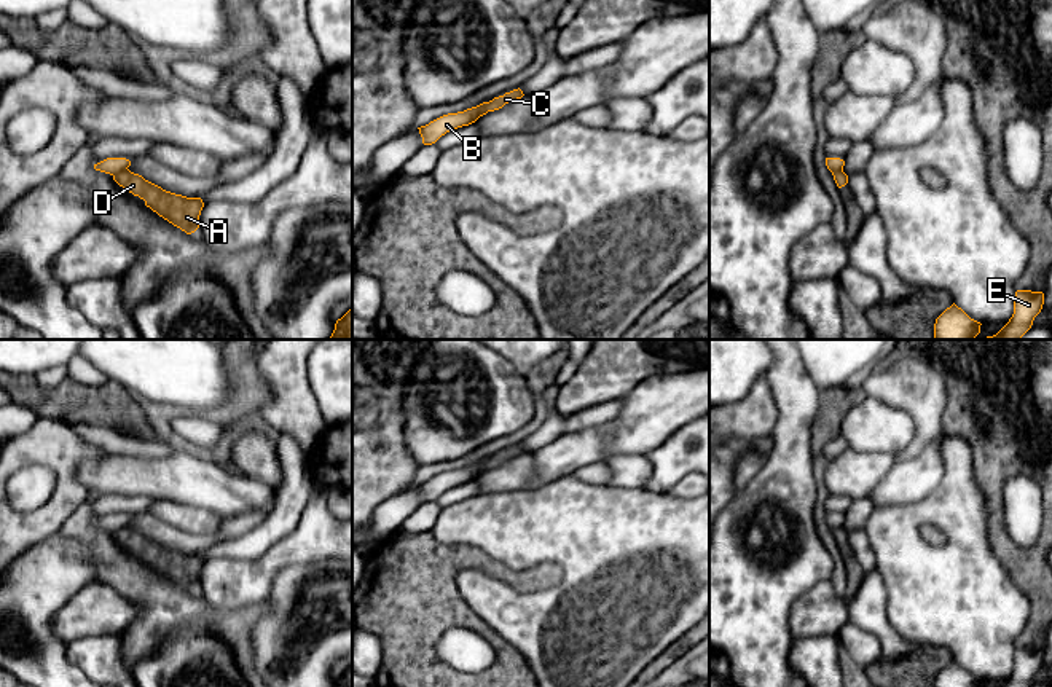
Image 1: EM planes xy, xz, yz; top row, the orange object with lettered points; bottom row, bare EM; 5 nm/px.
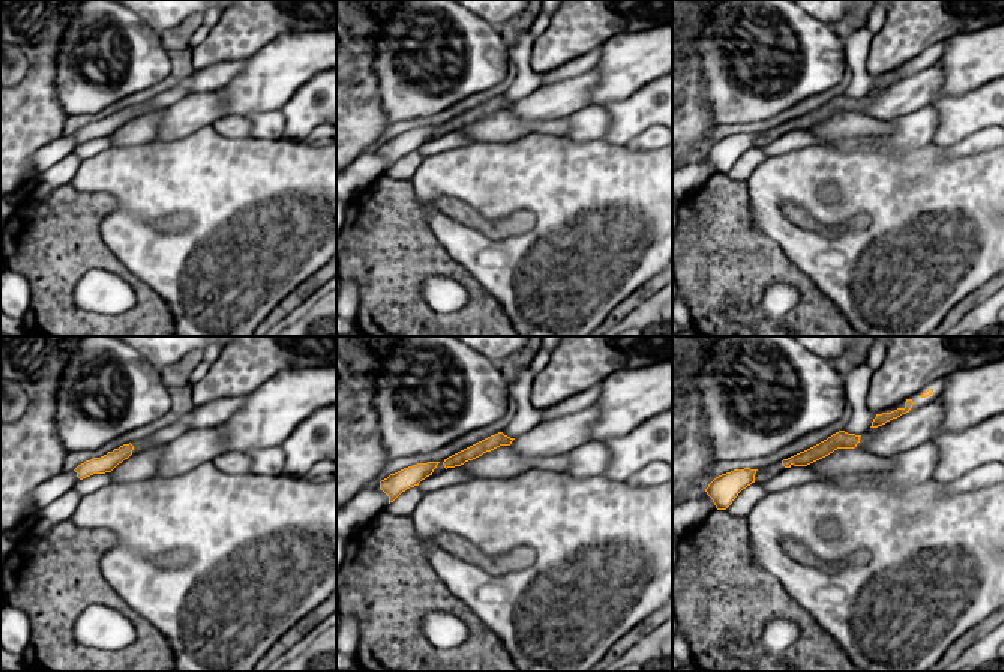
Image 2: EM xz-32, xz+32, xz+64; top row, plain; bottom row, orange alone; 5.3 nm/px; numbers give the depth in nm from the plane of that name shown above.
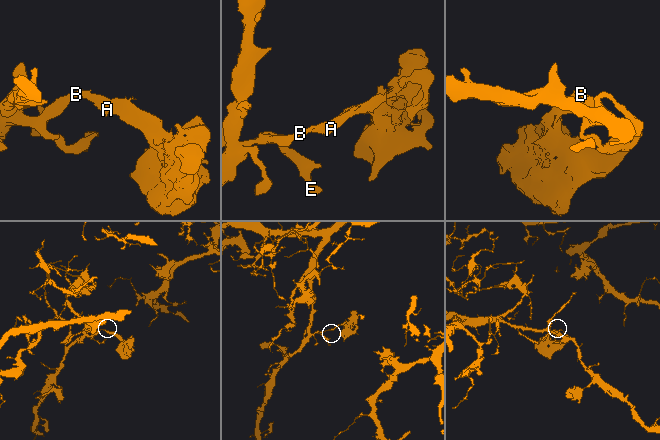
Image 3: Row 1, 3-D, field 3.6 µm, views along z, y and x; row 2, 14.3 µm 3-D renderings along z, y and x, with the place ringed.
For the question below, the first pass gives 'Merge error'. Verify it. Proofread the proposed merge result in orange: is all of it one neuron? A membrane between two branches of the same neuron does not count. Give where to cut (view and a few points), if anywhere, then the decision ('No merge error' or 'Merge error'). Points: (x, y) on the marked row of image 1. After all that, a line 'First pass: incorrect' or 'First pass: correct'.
Split along xz (488, 102), (478, 110), (477, 117). Merge error
First pass: correct

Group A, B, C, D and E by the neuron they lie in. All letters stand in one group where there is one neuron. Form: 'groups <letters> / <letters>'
groups A C D / B E

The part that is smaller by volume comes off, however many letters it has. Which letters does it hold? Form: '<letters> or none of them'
A, C, D

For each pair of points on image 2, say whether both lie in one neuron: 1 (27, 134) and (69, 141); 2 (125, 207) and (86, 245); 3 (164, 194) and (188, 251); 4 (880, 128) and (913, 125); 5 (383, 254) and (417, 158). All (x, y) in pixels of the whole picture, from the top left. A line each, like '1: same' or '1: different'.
1: different
2: different
3: same
4: different
5: different

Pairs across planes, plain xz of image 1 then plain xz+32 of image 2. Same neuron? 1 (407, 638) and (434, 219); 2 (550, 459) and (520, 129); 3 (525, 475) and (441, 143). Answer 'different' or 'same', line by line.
1: different
2: different
3: different

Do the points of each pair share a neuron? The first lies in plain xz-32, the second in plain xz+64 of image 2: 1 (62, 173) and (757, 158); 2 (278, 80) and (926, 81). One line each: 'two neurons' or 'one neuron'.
1: one neuron
2: two neurons

